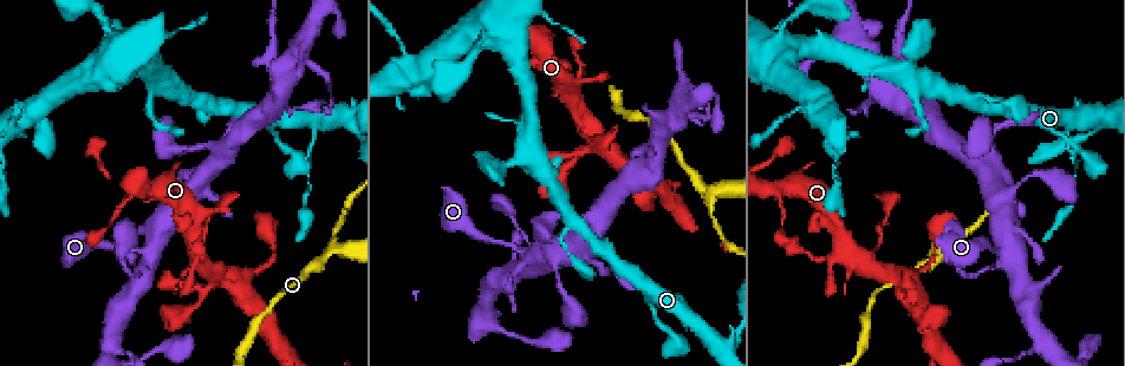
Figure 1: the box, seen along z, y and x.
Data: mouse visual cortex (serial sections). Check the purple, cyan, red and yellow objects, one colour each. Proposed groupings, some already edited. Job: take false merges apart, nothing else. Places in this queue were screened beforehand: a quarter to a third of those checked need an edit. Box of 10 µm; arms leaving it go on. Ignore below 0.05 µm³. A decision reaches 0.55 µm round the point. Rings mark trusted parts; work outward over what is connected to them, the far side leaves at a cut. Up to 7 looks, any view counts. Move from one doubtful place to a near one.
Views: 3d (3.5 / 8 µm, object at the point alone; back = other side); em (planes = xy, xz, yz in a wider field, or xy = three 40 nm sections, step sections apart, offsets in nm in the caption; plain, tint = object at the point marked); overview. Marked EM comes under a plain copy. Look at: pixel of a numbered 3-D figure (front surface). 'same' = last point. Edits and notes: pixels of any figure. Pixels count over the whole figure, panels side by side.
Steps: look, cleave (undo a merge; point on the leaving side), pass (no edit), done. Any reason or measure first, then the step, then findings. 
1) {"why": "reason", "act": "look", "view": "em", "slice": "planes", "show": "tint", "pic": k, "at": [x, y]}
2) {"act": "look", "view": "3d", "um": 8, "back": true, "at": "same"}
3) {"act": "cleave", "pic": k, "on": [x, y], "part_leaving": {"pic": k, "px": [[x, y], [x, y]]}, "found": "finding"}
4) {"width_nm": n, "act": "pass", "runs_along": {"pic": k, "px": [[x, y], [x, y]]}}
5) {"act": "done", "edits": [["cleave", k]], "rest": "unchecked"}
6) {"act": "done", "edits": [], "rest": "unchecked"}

{"why": "three-way junction", "act": "look", "view": "3d", "um": 8, "pic": 1, "at": [671, 122]}

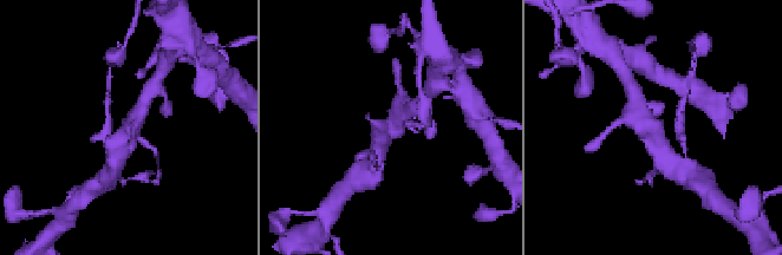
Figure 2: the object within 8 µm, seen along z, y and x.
{"act": "look", "view": "em", "slice": "xy", "step": 2, "show": "tint", "at": "same"}

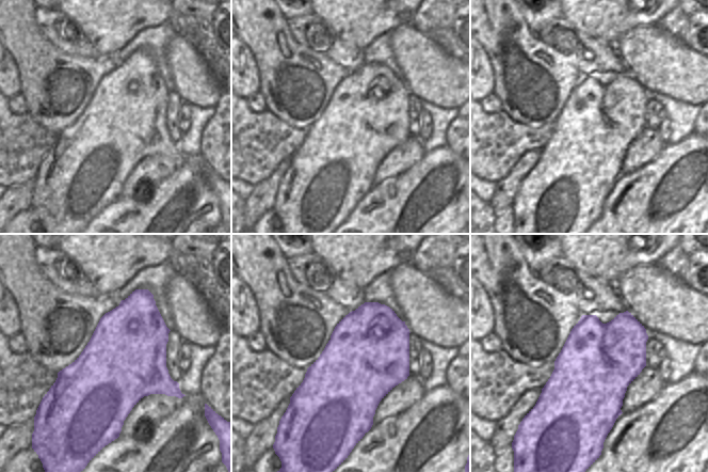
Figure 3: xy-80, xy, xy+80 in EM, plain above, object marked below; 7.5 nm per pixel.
{"act": "pass", "runs_along": {"pic": 2, "px": [[679, 169], [663, 154], [640, 117]]}, "found": "one cell here"}

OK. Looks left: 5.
{"why": "narrows sharply", "act": "look", "view": "3d", "um": 3.5, "pic": 1, "at": [938, 258]}

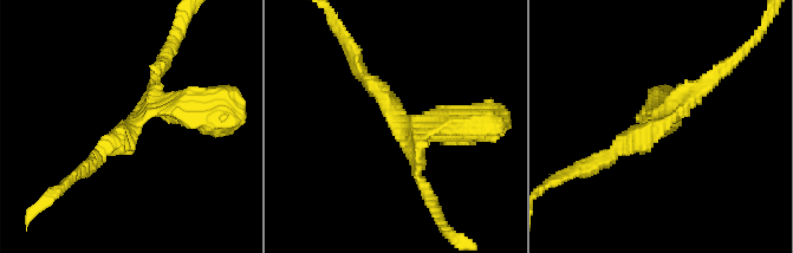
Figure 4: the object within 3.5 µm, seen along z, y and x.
{"why": "shape alone is not enough", "act": "look", "view": "em", "slice": "xy", "step": 2, "show": "tint", "pic": 4, "at": [129, 129]}

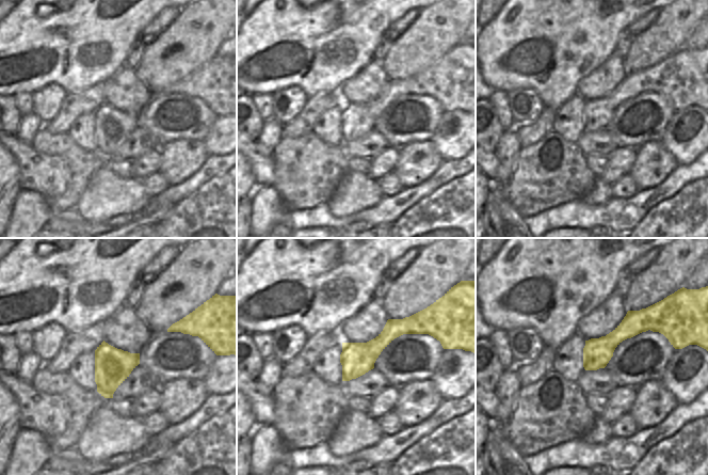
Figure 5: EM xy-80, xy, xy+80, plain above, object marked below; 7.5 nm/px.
{"arm_widths_nm": [200, 200, 350], "act": "pass", "found": "one cell here"}

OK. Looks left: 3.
{"act": "look", "view": "3d", "um": 3.5, "pic": 1, "at": [309, 175]}

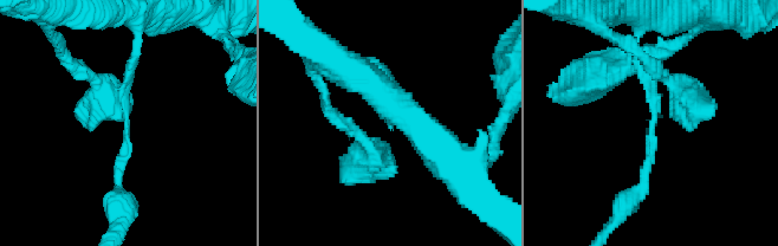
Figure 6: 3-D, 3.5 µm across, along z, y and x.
{"arm_widths_nm": [150, 150], "why": "need the tissue", "act": "look", "view": "em", "slice": "xy", "step": 3, "show": "tint", "pic": 6, "at": [388, 121]}

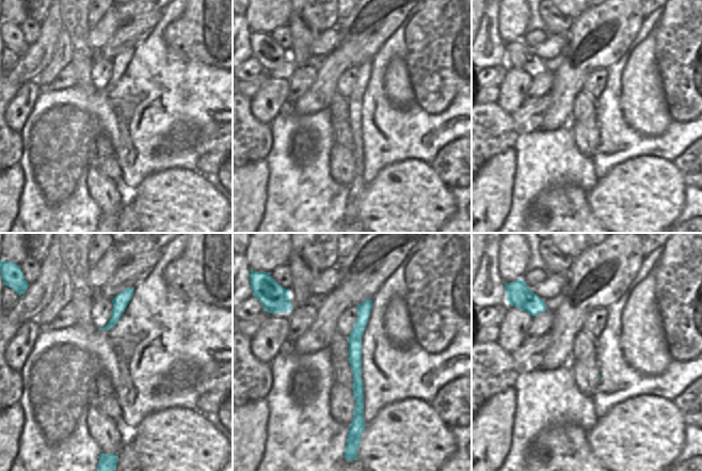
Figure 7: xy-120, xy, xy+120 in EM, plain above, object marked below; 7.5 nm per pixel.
{"act": "cleave", "pic": 6, "on": [646, 170], "part_leaving": {"pic": 6, "px": [[650, 131], [644, 186], [604, 233]]}, "found": "two cells meet here"}

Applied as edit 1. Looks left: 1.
{"act": "done", "edits": [["cleave", 6]], "rest": "unchecked"}

